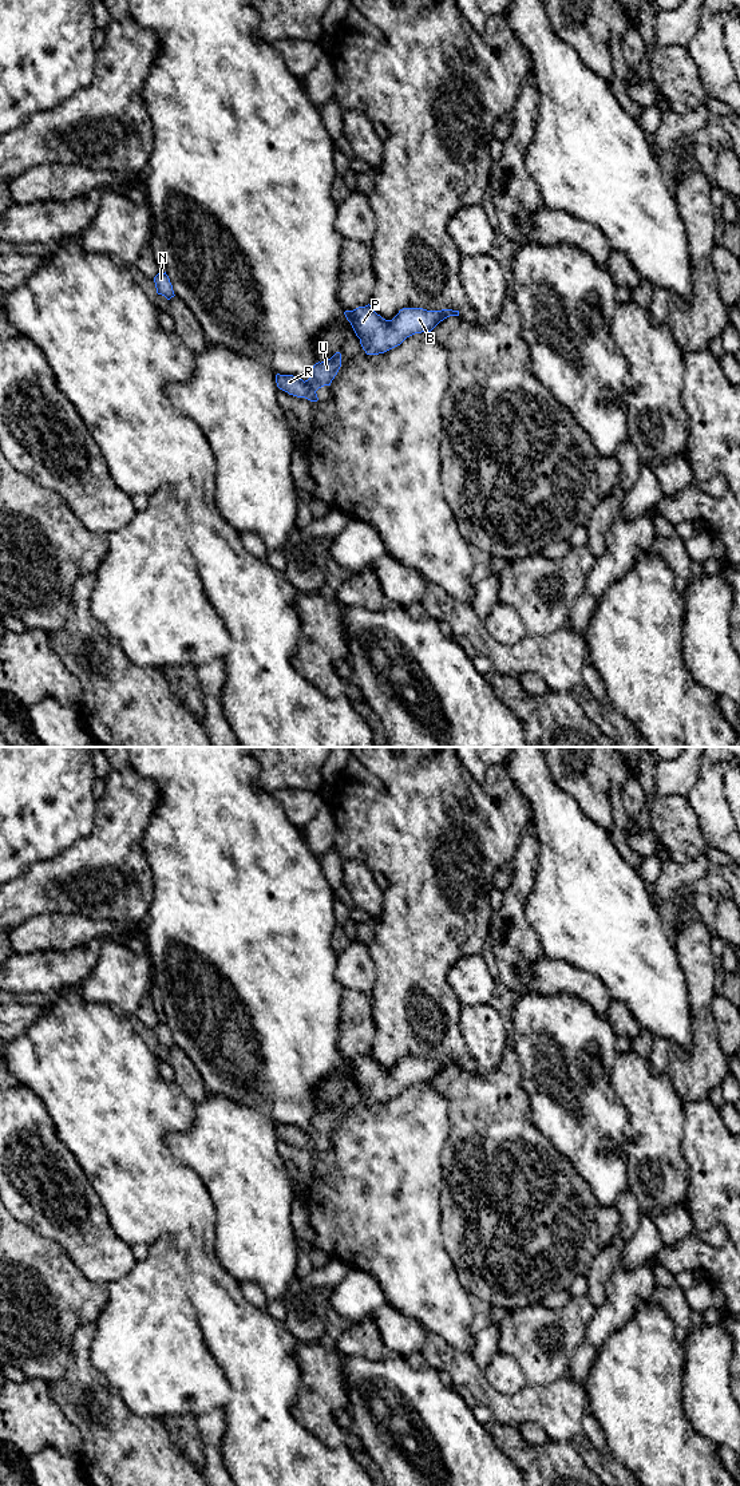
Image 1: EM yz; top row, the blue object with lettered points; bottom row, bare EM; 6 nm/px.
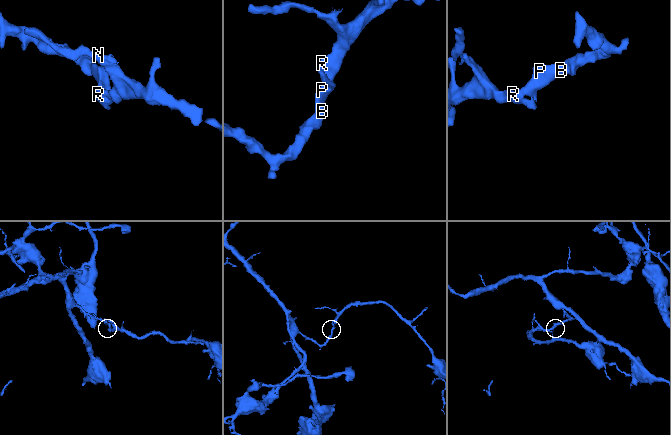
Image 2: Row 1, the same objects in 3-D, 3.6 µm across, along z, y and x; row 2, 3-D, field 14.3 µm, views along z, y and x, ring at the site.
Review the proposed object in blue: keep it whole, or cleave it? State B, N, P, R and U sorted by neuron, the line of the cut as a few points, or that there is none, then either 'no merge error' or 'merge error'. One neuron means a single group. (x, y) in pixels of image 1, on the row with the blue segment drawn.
B N P R U | no cut | no merge error

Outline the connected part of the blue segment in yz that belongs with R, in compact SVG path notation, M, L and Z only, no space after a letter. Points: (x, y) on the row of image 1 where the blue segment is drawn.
M336 352L331 359L313 365L309 379L302 380L293 375L276 375L277 387L289 395L317 402L316 391L324 386L331 386L341 367L341 353Z

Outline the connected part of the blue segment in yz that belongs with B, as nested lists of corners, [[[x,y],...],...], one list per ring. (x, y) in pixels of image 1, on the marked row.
[[[368,304],[345,311],[344,315],[360,339],[365,353],[379,355],[400,345],[415,333],[431,332],[444,319],[459,316],[459,311],[403,308],[392,320],[385,320]]]

